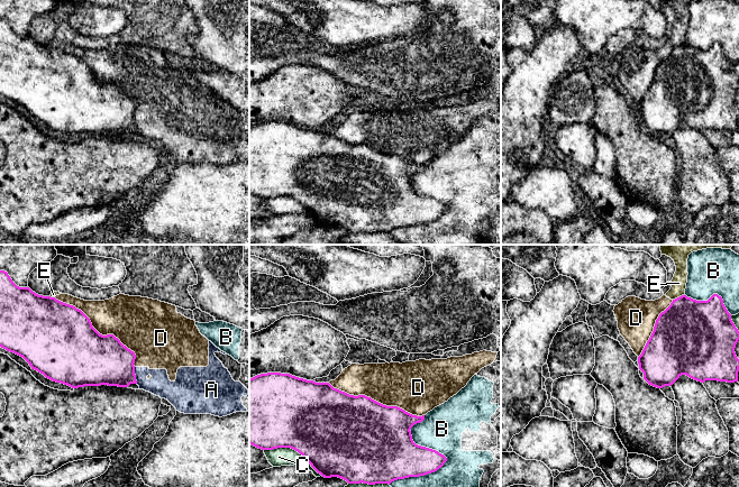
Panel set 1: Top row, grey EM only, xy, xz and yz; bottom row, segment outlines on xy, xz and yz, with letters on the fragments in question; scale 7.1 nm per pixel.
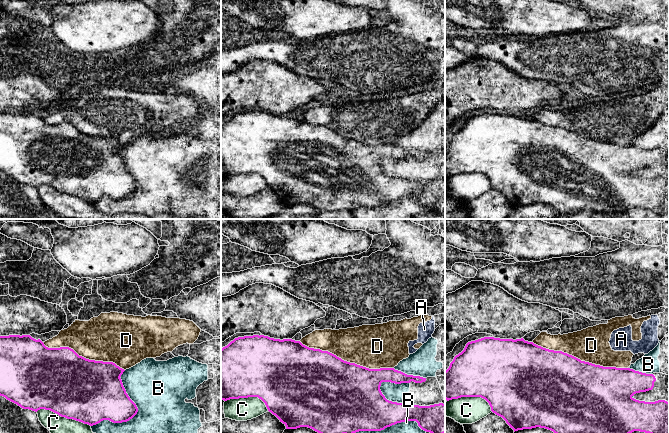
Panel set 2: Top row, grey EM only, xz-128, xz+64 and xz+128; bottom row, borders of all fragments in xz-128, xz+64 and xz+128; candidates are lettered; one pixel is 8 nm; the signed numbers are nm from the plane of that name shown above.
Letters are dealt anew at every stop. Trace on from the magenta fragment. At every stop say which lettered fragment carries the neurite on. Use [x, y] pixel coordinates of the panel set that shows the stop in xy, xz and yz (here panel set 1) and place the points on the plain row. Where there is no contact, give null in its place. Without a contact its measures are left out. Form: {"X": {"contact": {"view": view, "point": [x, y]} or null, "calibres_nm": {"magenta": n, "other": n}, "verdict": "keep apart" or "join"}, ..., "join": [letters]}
{"A": {"contact": {"view": "xy", "point": [135, 123]}, "calibres_nm": {"magenta": 360, "other": 160}, "verdict": "keep apart"}, "B": {"contact": {"view": "xz", "point": [446, 207]}, "calibres_nm": {"magenta": 240, "other": 380}, "verdict": "keep apart"}, "C": {"contact": {"view": "xz", "point": [293, 198]}, "calibres_nm": {"magenta": 500, "other": 130}, "verdict": "keep apart"}, "D": {"contact": {"view": "xy", "point": [98, 81]}, "calibres_nm": {"magenta": 480, "other": 320}, "verdict": "keep apart"}, "E": {"contact": {"view": "yz", "point": [680, 45]}, "calibres_nm": {"magenta": 440, "other": 110}, "verdict": "keep apart"}, "join": []}

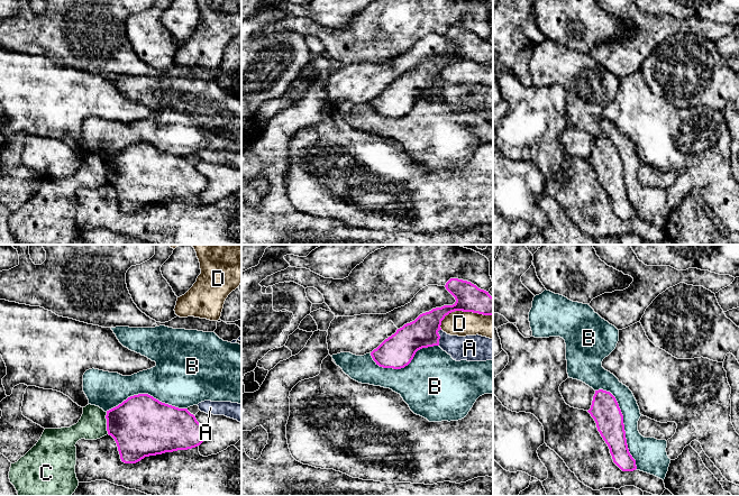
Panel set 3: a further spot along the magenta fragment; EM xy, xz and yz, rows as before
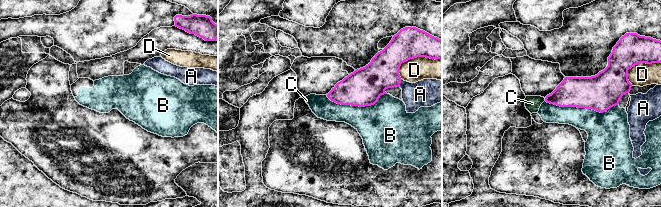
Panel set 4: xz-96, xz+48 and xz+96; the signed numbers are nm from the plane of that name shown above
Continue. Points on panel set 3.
{"A": {"contact": {"view": "xz", "point": [439, 85]}, "calibres_nm": {"magenta": 220, "other": 190}, "verdict": "keep apart"}, "B": {"contact": {"view": "yz", "point": [622, 172]}, "calibres_nm": {"magenta": 200, "other": 190}, "verdict": "keep apart"}, "C": {"contact": {"view": "xy", "point": [107, 172]}, "calibres_nm": {"magenta": 440, "other": 200}, "verdict": "keep apart"}, "D": {"contact": {"view": "xz", "point": [463, 60]}, "calibres_nm": {"magenta": 190, "other": 180}, "verdict": "keep apart"}, "join": []}

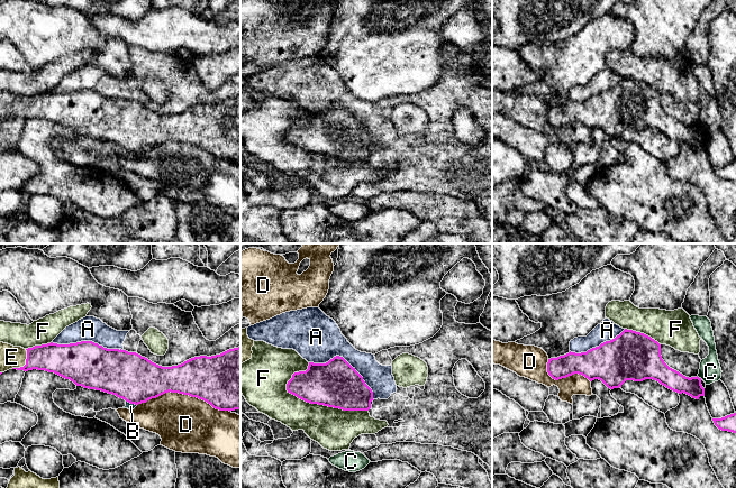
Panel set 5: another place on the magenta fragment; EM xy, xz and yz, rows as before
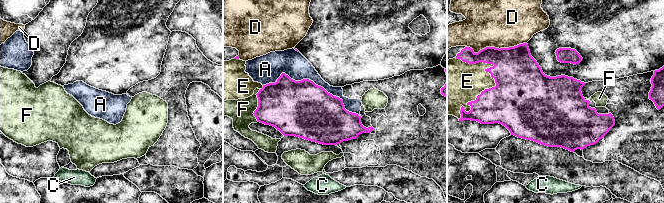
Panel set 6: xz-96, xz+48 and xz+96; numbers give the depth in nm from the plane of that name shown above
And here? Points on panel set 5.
{"A": {"contact": {"view": "xz", "point": [351, 114]}, "calibres_nm": {"magenta": 340, "other": 260}, "verdict": "keep apart"}, "B": {"contact": {"view": "xy", "point": [132, 152]}, "calibres_nm": {"magenta": 340, "other": 50}, "verdict": "keep apart"}, "C": {"contact": {"view": "yz", "point": [698, 126]}, "calibres_nm": {"magenta": 140, "other": 160}, "verdict": "keep apart"}, "D": {"contact": {"view": "xy", "point": [183, 143]}, "calibres_nm": {"magenta": 340, "other": 400}, "verdict": "keep apart"}, "E": {"contact": {"view": "xy", "point": [26, 112]}, "calibres_nm": {"magenta": 220, "other": 160}, "verdict": "join"}, "F": {"contact": {"view": "xz", "point": [325, 154]}, "calibres_nm": {"magenta": 340, "other": 300}, "verdict": "keep apart"}, "join": ["E"]}

